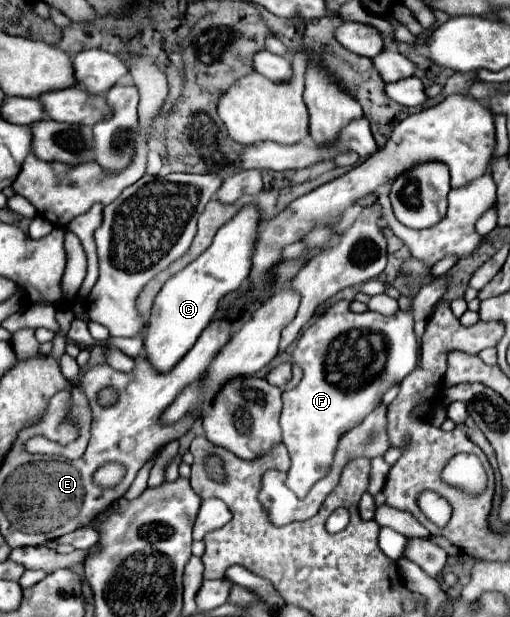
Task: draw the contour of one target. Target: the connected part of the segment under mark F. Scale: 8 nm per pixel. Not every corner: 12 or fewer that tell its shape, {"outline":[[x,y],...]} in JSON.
{"outline":[[334,303],[282,393],[303,498],[344,433],[418,363],[412,311]]}

